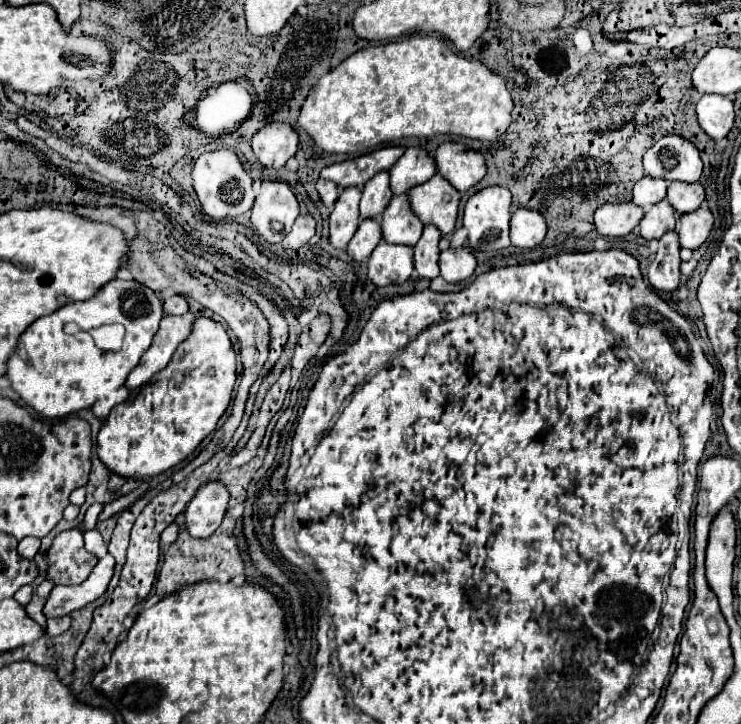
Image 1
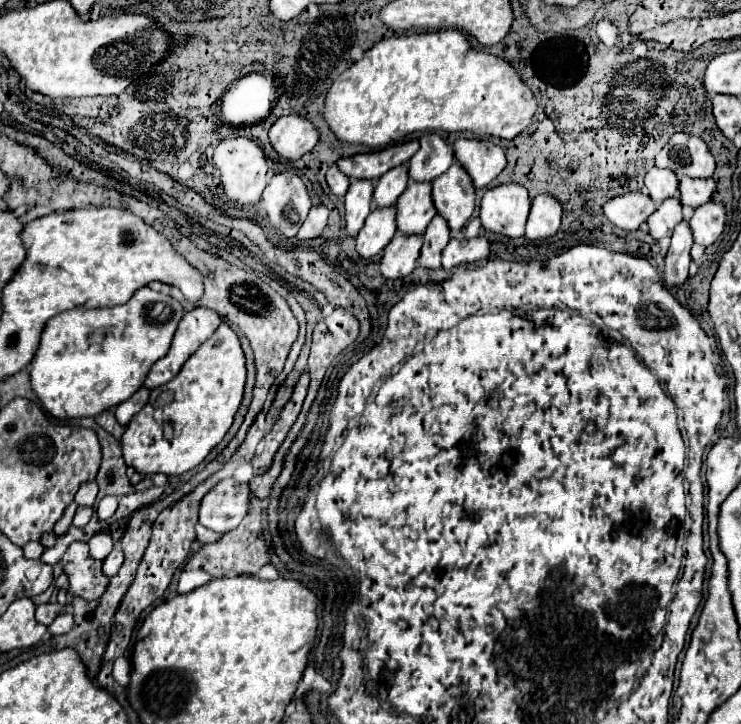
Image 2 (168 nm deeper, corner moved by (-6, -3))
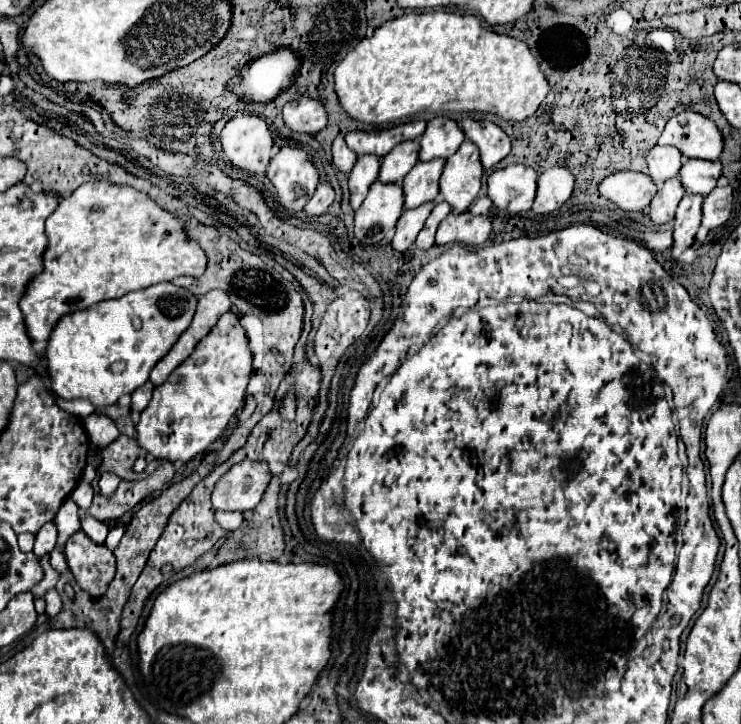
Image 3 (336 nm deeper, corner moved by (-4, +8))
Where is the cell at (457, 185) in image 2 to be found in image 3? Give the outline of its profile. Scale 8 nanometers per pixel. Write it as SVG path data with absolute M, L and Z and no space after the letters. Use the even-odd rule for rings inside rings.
M466 139L460 149L446 159L440 179L440 197L452 205L456 213L468 209L482 187L484 167L478 147Z

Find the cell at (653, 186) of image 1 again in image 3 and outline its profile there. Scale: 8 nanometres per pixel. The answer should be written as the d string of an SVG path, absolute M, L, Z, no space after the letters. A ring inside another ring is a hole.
M656 145L648 155L646 155L646 163L648 163L648 175L652 177L652 181L656 185L664 183L666 179L672 179L678 175L680 167L682 167L682 155L676 147L660 147Z

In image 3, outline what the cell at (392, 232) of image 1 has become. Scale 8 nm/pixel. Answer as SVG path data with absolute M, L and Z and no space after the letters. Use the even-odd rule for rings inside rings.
M434 159L434 161L418 161L408 177L404 177L402 187L404 187L404 197L406 209L414 209L426 201L436 201L438 199L438 181L444 169L444 159Z

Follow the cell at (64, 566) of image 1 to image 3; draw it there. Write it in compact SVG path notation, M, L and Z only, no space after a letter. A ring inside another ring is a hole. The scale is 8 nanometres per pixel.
M78 529L66 543L66 563L74 573L78 585L94 597L106 593L116 573L114 553L106 545L98 545Z

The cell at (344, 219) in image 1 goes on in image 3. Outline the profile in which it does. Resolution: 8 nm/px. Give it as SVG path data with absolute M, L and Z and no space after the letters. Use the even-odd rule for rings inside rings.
M360 155L356 165L352 167L350 171L350 177L348 177L348 187L350 187L350 205L352 209L356 211L362 201L366 199L368 195L368 189L370 185L376 181L378 177L378 171L380 171L380 159L376 155Z

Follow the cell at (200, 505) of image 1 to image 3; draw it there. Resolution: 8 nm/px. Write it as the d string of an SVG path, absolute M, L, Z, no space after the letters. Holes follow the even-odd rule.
M242 461L234 465L214 487L212 503L218 511L248 511L254 509L268 483L272 473L268 471L266 461Z

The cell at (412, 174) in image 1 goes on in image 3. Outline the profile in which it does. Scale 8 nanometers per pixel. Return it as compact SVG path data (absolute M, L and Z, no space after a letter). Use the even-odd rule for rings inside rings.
M434 117L424 135L420 137L420 161L432 161L438 157L448 159L454 155L464 141L464 131L458 127L458 123L450 117Z

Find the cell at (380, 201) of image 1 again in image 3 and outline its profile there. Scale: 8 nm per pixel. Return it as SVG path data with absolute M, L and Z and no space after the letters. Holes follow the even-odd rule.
M404 141L392 149L380 165L378 179L384 183L402 183L402 179L408 175L408 171L418 163L418 141Z

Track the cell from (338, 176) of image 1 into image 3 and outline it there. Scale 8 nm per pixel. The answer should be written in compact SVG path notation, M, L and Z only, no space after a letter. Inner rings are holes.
M410 121L390 129L380 129L380 131L350 131L346 133L346 143L358 155L374 153L378 157L384 157L400 141L418 139L424 133L424 129L426 129L426 121Z

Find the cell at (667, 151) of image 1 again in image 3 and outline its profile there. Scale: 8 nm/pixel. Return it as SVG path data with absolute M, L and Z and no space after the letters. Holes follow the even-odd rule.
M682 111L674 115L660 139L660 145L674 145L680 149L684 157L698 157L698 159L718 159L724 149L724 137L714 121L696 113L696 111Z

